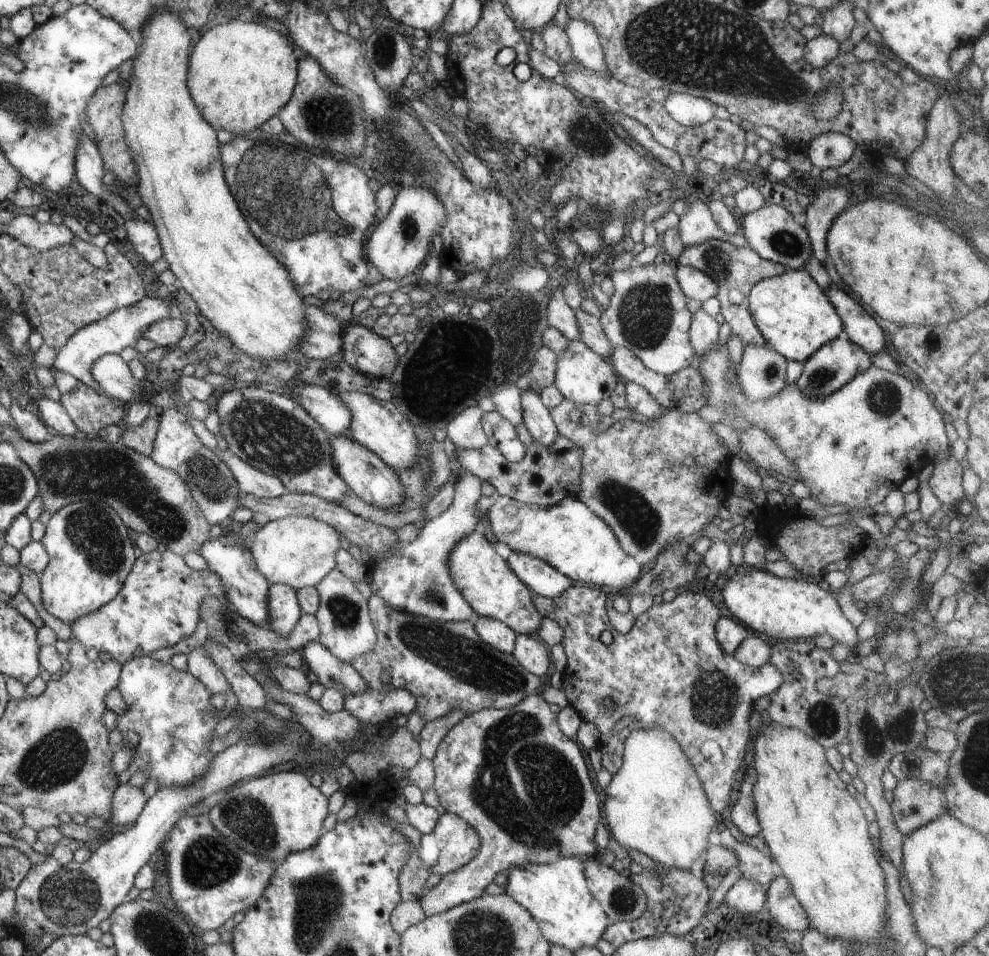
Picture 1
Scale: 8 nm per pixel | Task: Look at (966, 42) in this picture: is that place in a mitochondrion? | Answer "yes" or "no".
no

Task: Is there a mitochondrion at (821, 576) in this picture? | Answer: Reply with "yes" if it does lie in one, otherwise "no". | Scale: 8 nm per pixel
no

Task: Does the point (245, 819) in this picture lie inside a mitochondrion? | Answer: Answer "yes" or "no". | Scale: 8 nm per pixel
yes

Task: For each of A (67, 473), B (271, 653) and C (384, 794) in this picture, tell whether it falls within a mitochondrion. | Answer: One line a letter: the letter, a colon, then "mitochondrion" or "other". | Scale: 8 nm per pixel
A: mitochondrion
B: other
C: other

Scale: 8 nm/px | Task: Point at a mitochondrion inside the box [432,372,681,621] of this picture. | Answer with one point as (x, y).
(637, 518)

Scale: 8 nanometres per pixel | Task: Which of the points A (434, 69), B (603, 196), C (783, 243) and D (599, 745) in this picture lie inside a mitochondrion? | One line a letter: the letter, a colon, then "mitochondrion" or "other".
A: other
B: other
C: mitochondrion
D: other

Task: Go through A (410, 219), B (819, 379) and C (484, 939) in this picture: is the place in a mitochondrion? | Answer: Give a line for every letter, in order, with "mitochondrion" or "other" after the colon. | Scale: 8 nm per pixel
A: mitochondrion
B: mitochondrion
C: mitochondrion

